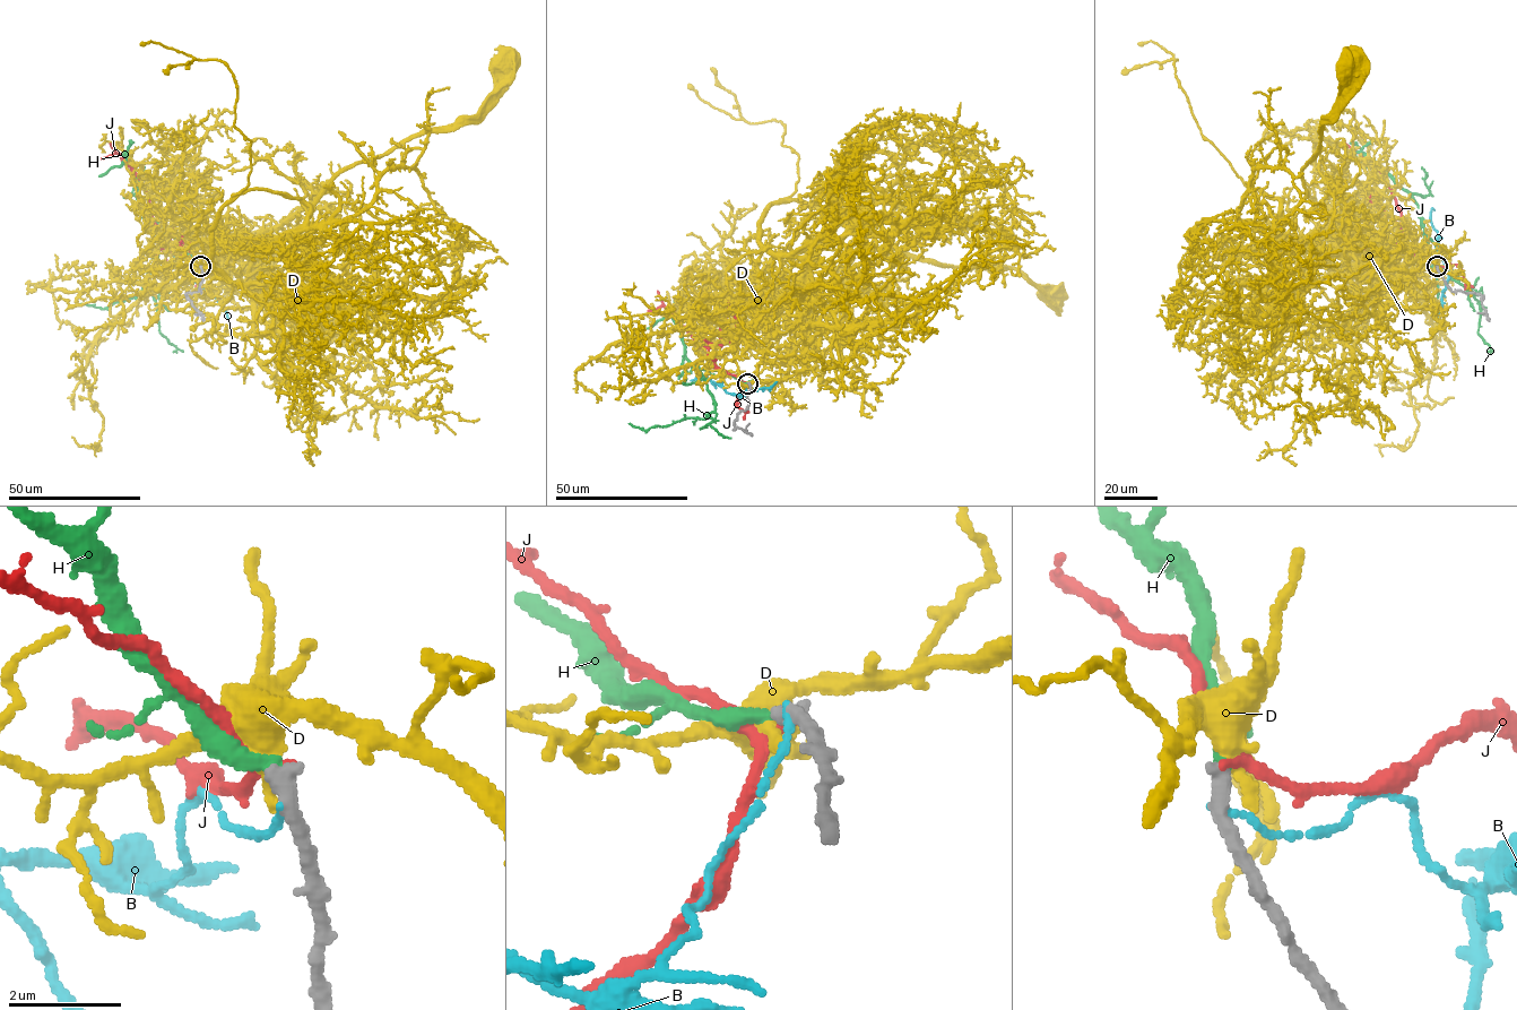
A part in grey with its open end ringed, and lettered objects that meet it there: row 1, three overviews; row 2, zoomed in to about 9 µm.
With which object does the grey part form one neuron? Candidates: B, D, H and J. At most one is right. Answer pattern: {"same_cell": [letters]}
{"same_cell": ["H"]}

